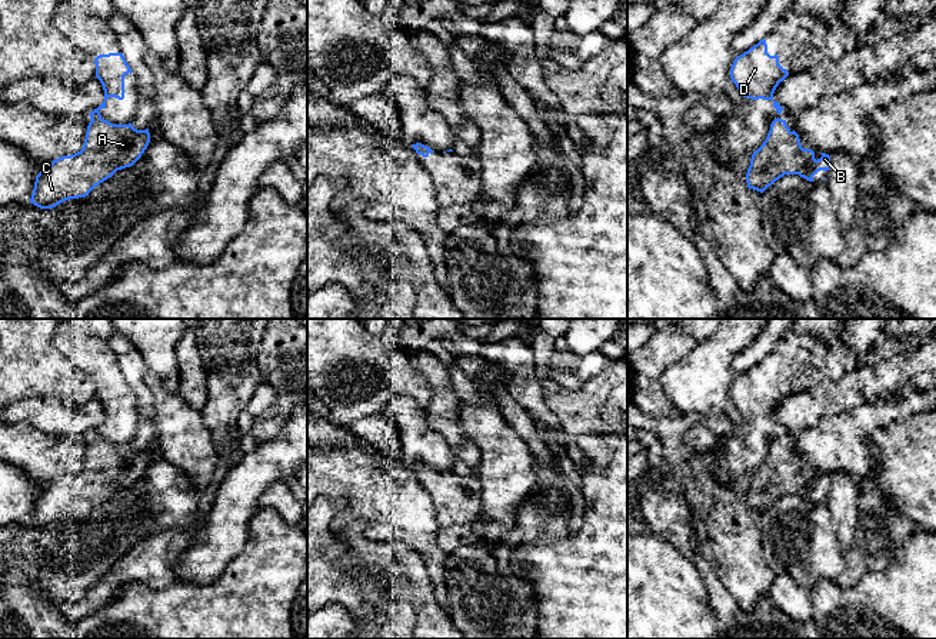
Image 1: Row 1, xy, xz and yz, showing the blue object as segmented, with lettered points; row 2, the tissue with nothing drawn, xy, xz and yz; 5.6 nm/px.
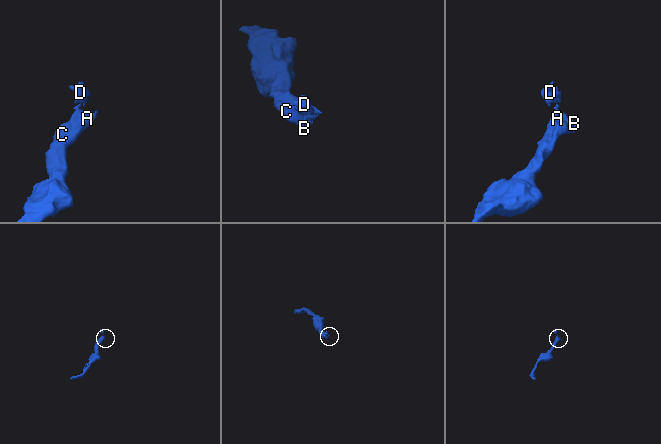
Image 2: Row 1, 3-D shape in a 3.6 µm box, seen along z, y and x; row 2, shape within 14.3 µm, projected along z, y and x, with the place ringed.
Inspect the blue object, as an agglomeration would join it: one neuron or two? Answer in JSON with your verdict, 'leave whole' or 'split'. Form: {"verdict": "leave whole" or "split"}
{"verdict": "split"}

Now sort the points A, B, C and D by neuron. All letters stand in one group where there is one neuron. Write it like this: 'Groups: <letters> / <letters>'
Groups: A B C / D

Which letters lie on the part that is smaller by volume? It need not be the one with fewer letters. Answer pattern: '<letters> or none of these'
D

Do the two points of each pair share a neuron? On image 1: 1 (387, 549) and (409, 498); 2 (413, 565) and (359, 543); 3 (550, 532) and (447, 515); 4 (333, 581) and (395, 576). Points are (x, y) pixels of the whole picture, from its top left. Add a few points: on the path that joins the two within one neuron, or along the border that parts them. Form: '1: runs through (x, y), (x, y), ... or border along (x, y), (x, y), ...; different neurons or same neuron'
1: border along (362, 522), (369, 538), (402, 541), (420, 556); different neurons
2: runs through (400, 553), (372, 553); same neuron
3: border along (482, 486), (482, 513), (470, 525); different neurons
4: runs through (349, 589), (379, 589); same neuron

